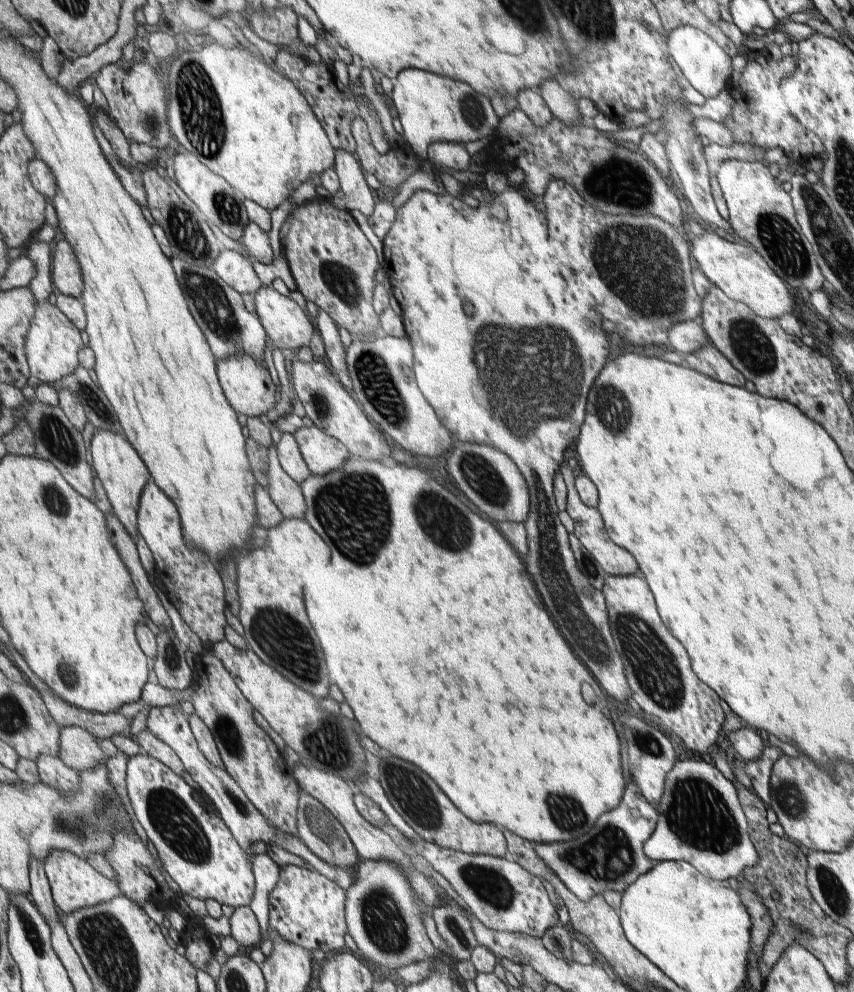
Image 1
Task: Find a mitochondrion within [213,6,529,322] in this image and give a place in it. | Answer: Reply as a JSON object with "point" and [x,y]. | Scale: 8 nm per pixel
{"point":[337,276]}

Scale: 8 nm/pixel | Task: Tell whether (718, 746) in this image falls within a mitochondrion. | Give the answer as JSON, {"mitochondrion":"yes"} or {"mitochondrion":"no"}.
{"mitochondrion":"no"}

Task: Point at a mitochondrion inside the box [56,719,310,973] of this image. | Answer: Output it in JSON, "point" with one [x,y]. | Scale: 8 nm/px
{"point":[175,823]}

